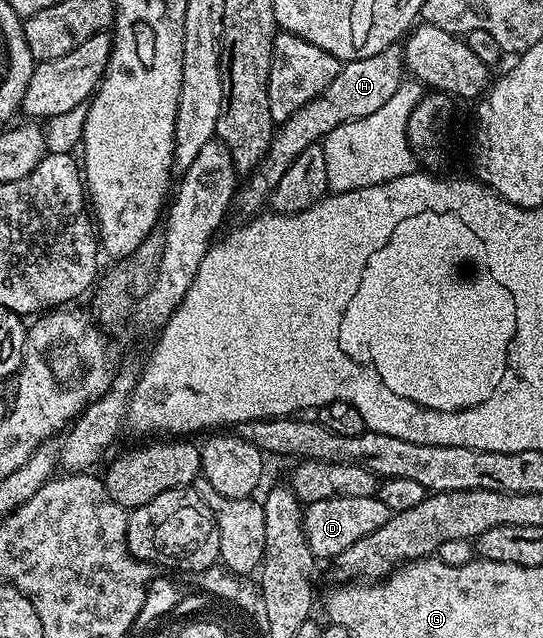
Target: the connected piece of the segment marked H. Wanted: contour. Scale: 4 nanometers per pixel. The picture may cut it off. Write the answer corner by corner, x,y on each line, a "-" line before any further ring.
398,47
385,49
376,55
368,55
368,59
345,62
332,79
332,83
328,83
328,87
324,87
320,95
304,103
304,107
300,107
287,121
281,122
280,127
275,128
270,150
263,157
261,165
247,176
250,177
247,181
245,178
241,182
237,190
236,209
242,213
250,213
249,215
257,214
269,202
276,183
280,183
280,175
288,171
288,167
296,159
296,155
300,155
300,151
321,142
322,138
336,127
349,121
359,121
364,119
364,115
380,111
380,107
384,107
384,103
388,103
388,99
396,95
403,80
404,53

